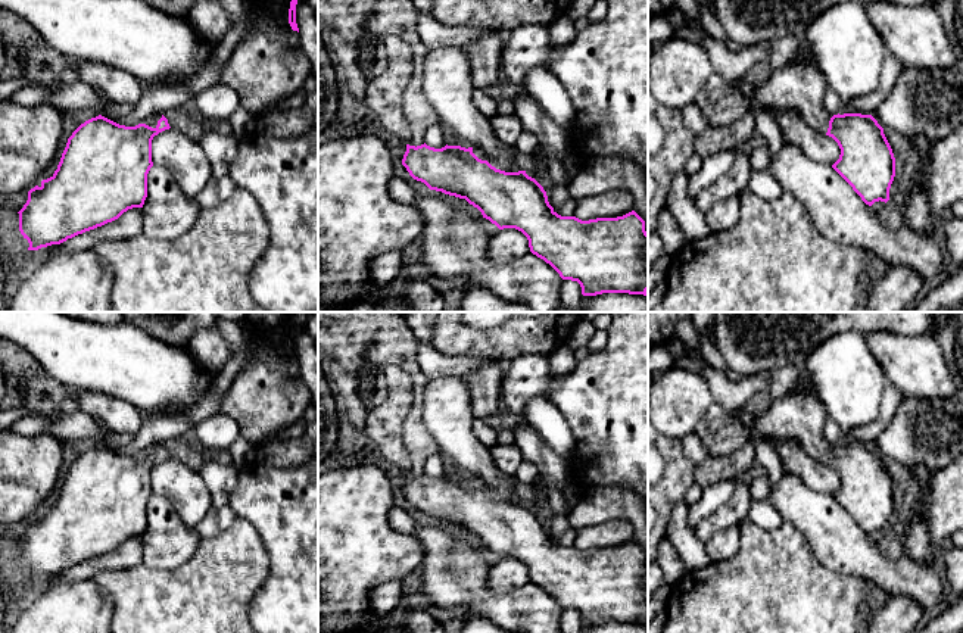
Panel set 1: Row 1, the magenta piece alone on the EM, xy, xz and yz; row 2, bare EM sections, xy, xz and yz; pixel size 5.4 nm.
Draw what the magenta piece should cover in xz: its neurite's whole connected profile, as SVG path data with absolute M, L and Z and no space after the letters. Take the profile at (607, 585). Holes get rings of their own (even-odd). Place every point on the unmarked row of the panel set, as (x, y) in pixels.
M426 473L421 475L406 474L402 495L409 505L424 512L430 520L442 521L449 526L465 528L477 537L483 548L489 549L499 559L515 558L521 561L527 570L533 584L549 593L562 609L577 611L583 626L596 626L602 623L629 623L643 624L648 621L648 562L645 551L635 542L629 542L617 548L596 548L582 551L576 546L561 546L548 531L543 517L526 501L505 502L496 499L487 492L483 480L461 475L445 475L434 478Z

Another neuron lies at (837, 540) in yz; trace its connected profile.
M785 473L766 501L804 536L814 558L828 570L873 581L888 598L913 598L929 614L951 602L947 584L932 567L906 556L885 559L830 495L810 489L798 475Z

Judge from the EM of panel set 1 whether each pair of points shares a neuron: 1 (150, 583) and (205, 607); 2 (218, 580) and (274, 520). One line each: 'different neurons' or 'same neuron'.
1: same neuron
2: different neurons

